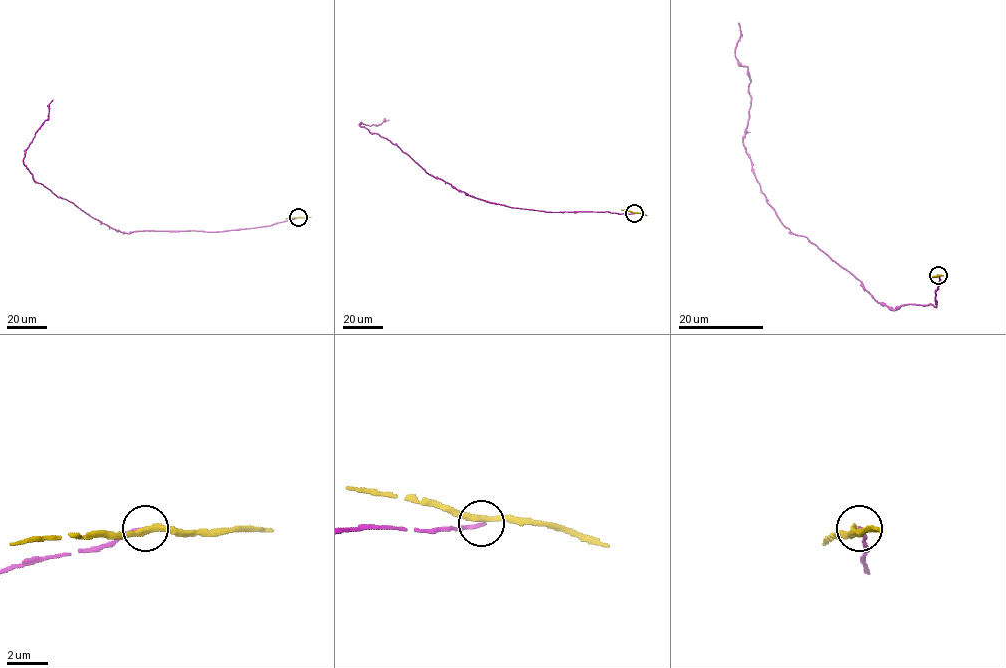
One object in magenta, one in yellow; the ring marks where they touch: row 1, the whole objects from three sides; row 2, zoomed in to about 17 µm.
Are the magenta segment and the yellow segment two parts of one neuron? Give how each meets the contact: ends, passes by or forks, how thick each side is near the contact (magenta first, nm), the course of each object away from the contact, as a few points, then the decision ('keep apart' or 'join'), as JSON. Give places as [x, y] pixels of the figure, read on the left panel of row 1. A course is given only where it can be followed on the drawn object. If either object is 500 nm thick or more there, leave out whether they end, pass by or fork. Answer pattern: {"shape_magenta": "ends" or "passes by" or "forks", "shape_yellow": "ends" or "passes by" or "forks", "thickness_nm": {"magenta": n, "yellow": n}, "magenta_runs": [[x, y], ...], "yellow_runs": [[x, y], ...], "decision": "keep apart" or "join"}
{"shape_magenta": "ends", "shape_yellow": "passes by", "thickness_nm": {"magenta": 190, "yellow": 260}, "magenta_runs": [[298, 217], [220, 231], [117, 231], [36, 182], [23, 163], [25, 150], [48, 118], [53, 99]], "yellow_runs": [[298, 217], [285, 219]], "decision": "keep apart"}

